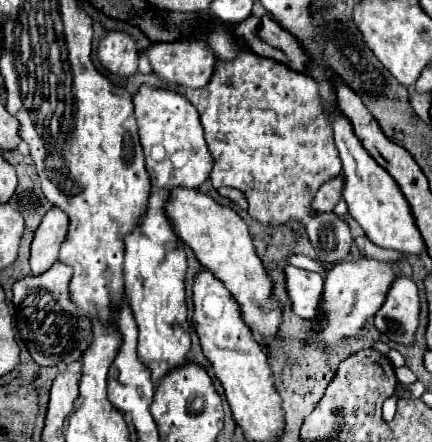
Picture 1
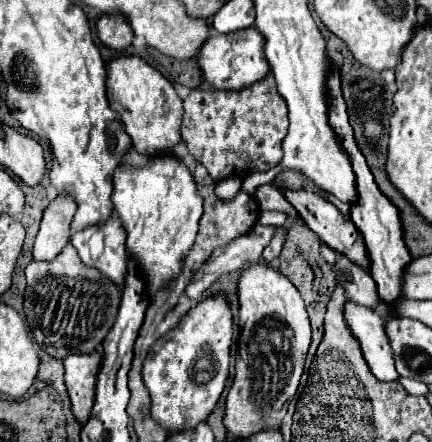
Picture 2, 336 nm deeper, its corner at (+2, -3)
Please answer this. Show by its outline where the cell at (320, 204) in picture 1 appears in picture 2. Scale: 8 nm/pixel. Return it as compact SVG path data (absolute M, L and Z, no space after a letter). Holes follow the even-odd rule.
M256 224L252 232L240 236L240 240L234 240L224 248L216 248L212 256L196 272L192 284L186 288L186 294L192 300L198 300L200 294L222 274L236 272L244 268L248 262L258 262L262 258L262 248L272 240L276 232L278 232L278 226Z

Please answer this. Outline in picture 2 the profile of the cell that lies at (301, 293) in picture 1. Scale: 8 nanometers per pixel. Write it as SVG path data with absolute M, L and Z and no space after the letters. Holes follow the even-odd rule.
M348 300L344 306L344 320L356 336L372 374L382 382L398 380L400 374L394 368L394 356L384 332L384 318L374 310Z

